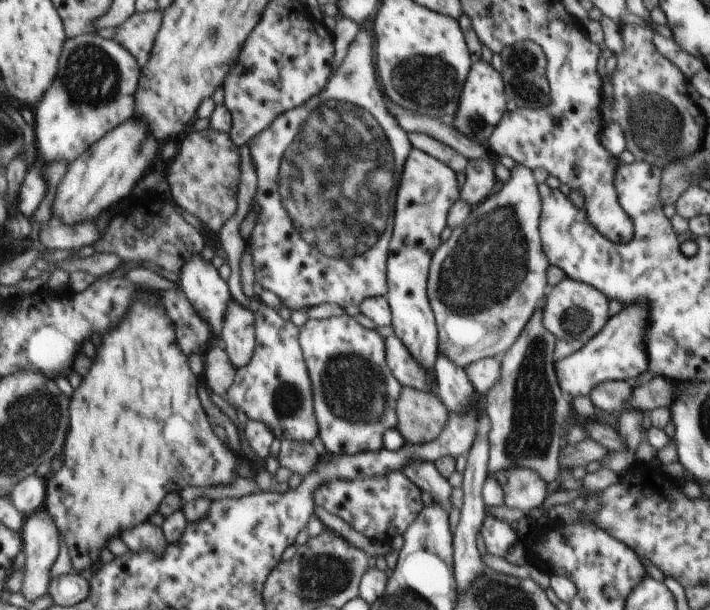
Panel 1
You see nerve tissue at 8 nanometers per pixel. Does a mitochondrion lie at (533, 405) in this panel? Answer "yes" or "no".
yes

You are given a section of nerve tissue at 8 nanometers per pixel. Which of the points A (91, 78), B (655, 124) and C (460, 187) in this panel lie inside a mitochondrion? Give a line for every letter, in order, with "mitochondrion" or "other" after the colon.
A: mitochondrion
B: mitochondrion
C: other

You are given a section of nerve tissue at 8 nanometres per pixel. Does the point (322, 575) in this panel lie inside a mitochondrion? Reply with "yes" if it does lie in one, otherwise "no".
yes

